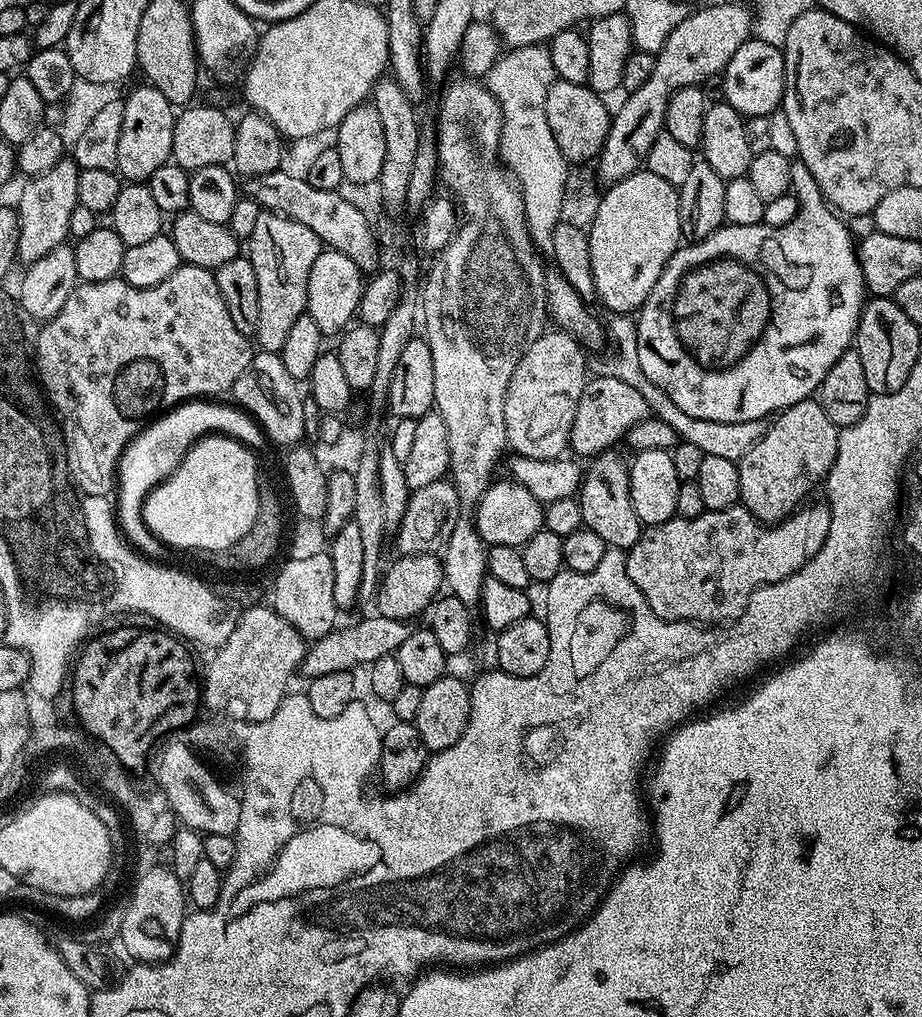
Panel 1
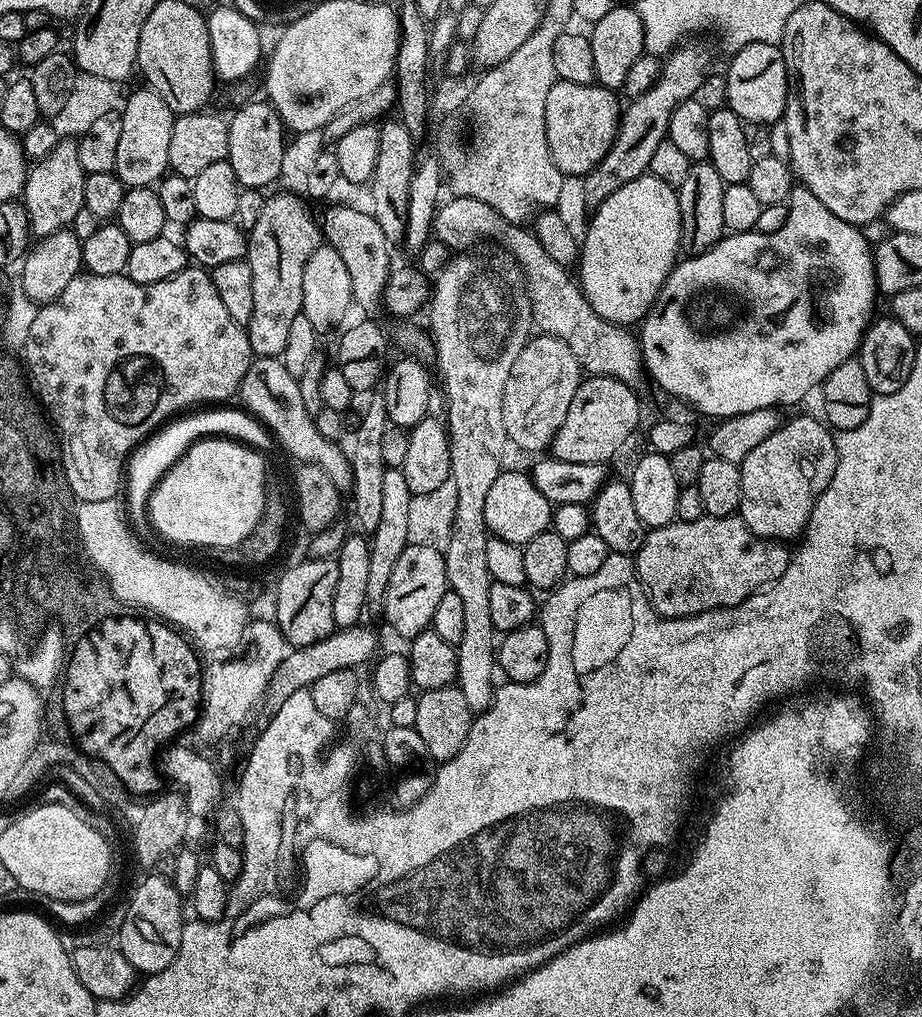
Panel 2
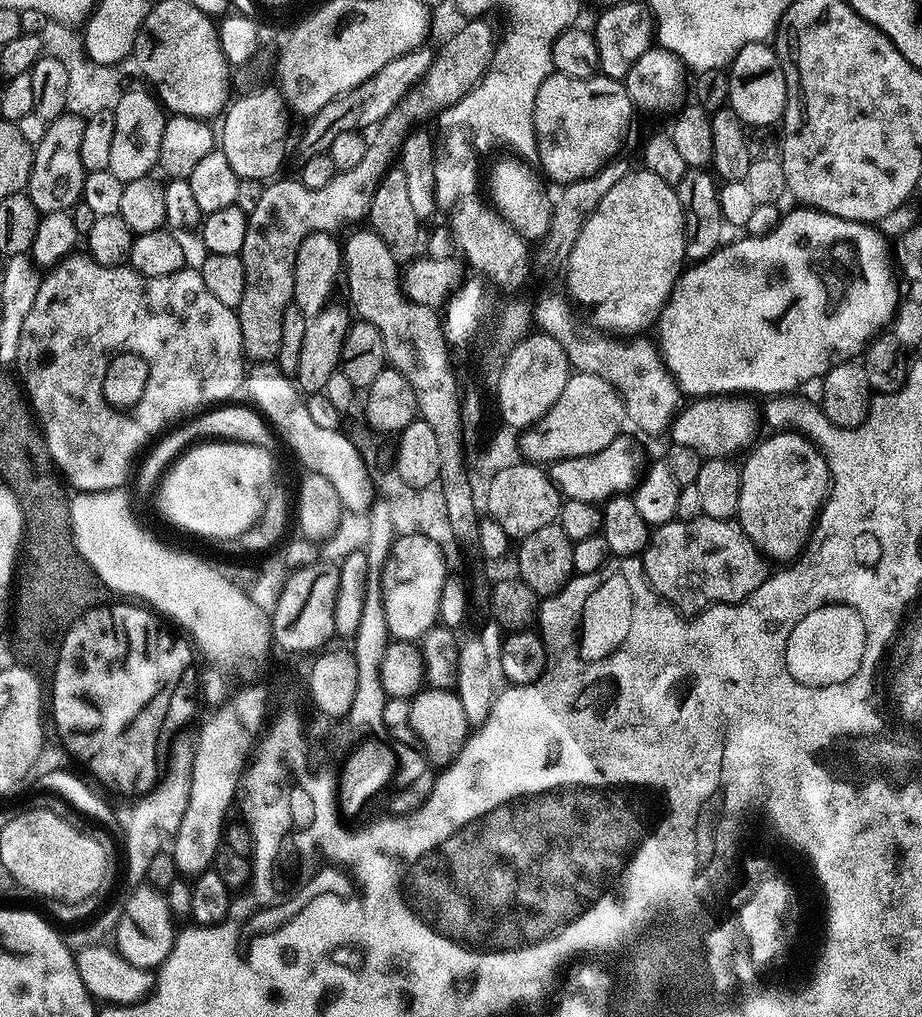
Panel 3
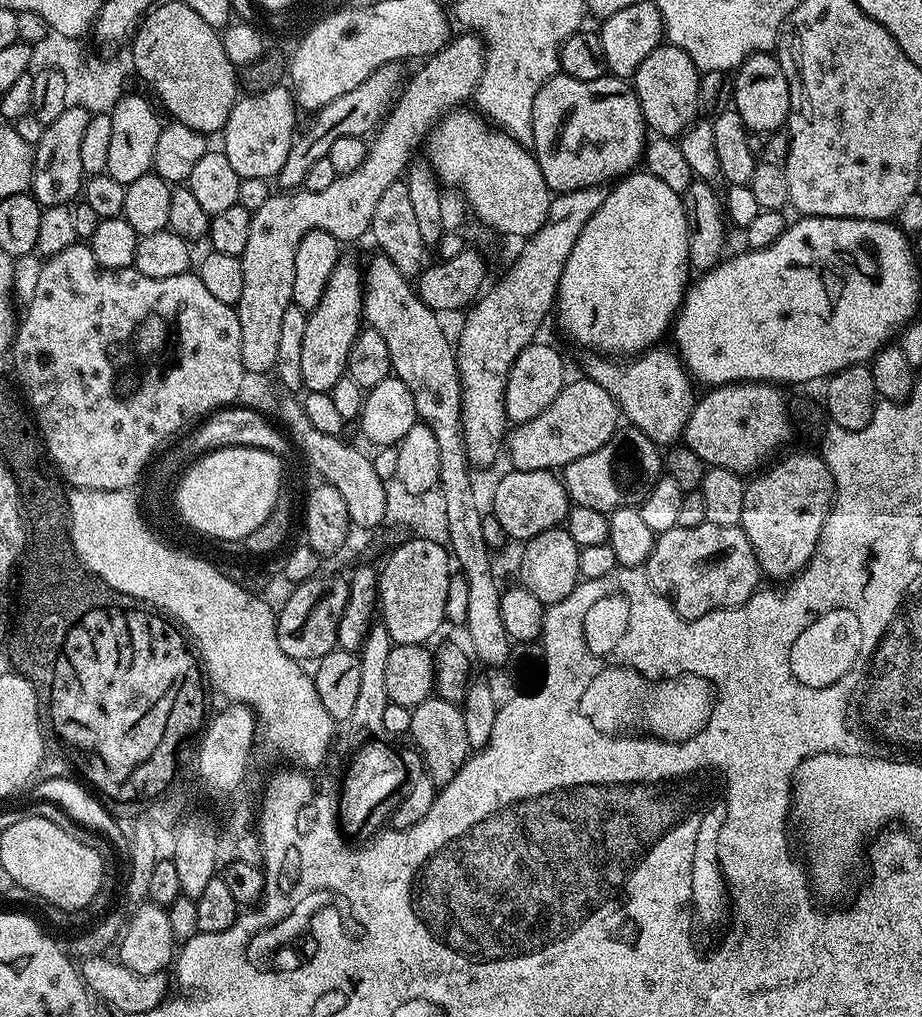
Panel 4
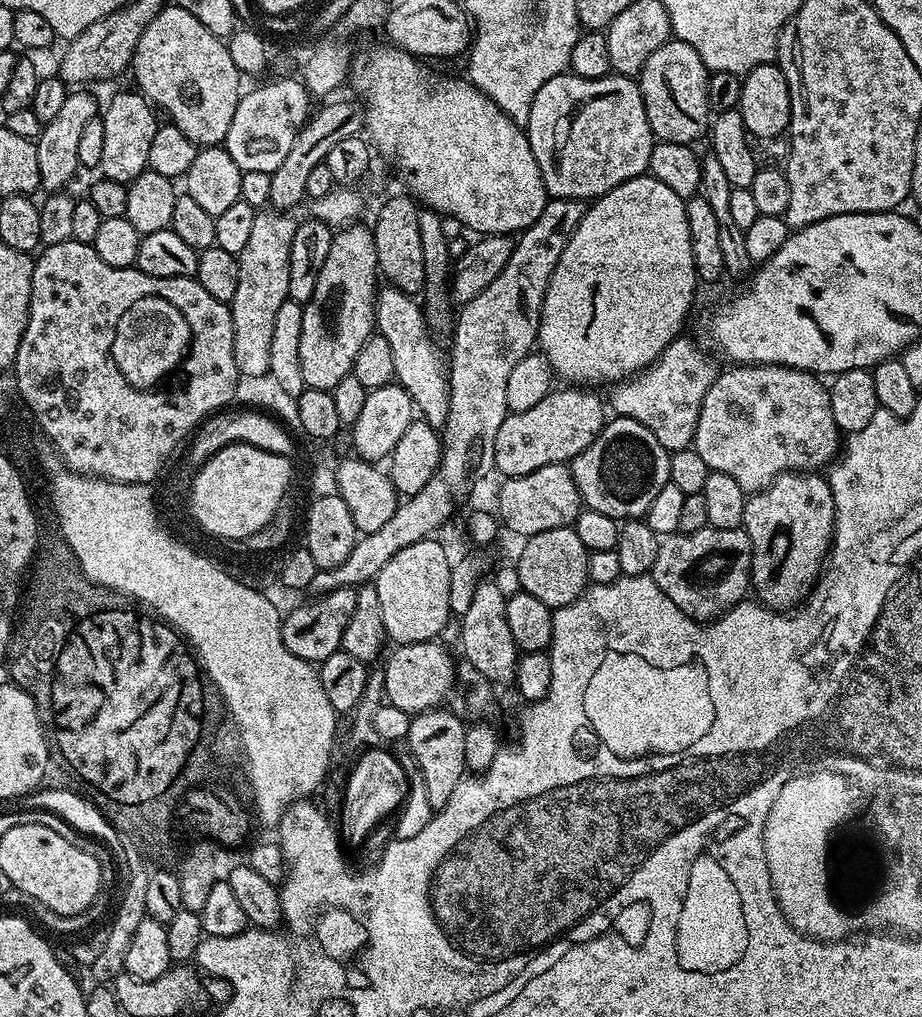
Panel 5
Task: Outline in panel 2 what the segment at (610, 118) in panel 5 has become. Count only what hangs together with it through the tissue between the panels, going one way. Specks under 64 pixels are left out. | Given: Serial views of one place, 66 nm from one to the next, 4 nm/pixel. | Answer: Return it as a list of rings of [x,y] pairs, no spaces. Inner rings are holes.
[[[557,80],[554,86],[550,86],[550,94],[546,94],[546,142],[550,146],[550,154],[563,172],[565,177],[583,178],[606,158],[610,146],[616,137],[616,131],[620,128],[622,104],[616,101],[617,93],[610,88],[602,88],[599,84],[587,84],[578,86],[574,82]]]

